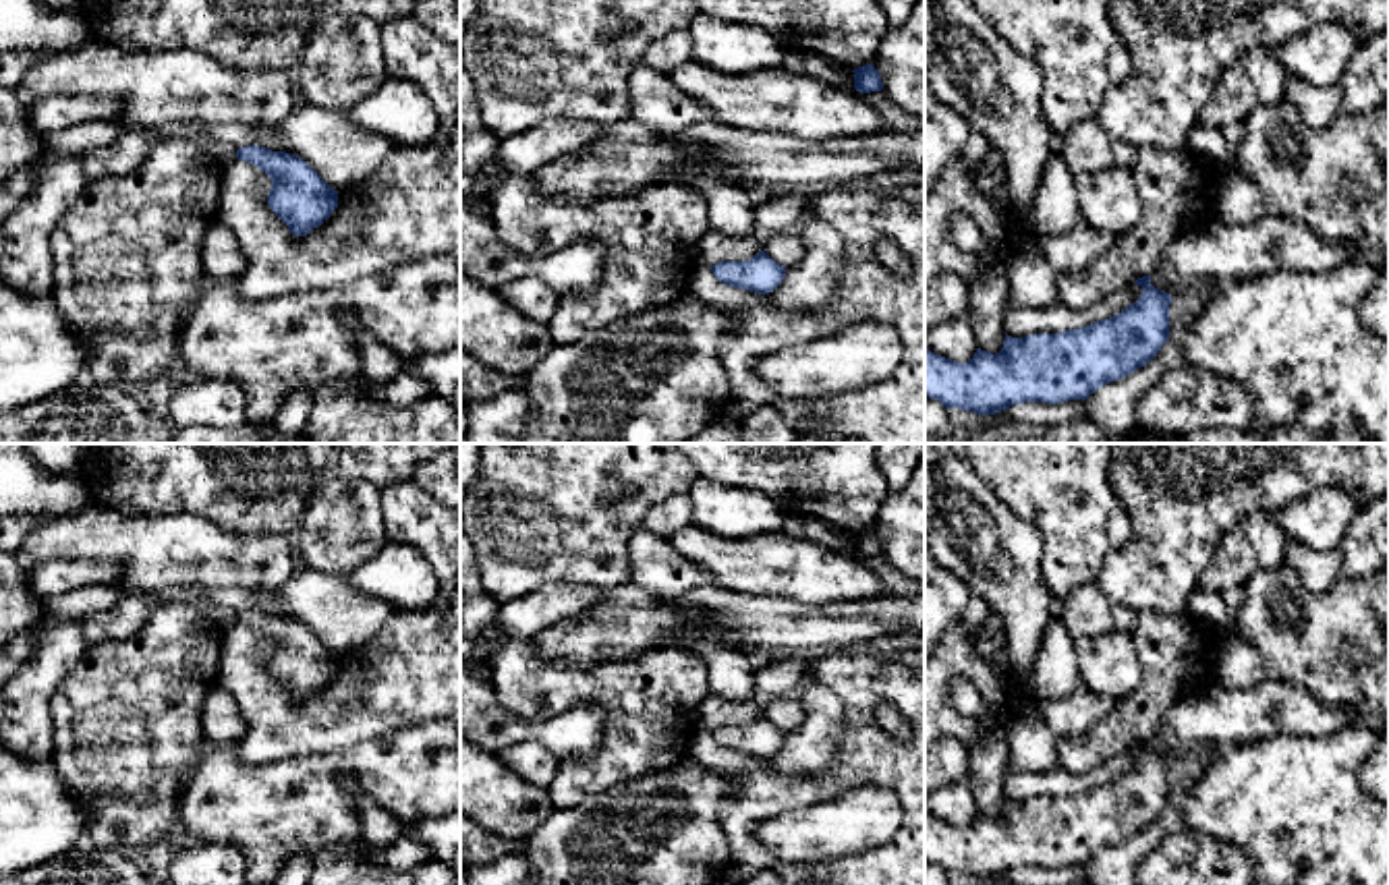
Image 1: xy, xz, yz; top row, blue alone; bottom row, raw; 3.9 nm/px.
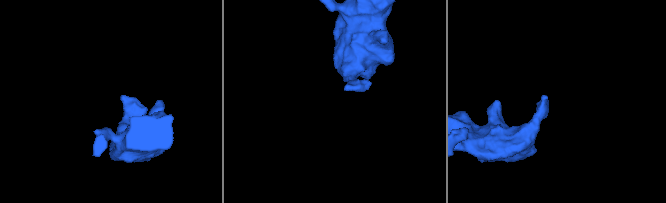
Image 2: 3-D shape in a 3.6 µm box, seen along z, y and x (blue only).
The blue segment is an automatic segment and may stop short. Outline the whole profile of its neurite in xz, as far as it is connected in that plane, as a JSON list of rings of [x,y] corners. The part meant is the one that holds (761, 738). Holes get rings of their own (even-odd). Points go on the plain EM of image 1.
[[[765,713],[748,725],[719,725],[711,730],[713,740],[726,750],[769,759],[784,740],[786,732],[775,727]]]

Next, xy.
[[[247,609],[236,613],[236,622],[257,630],[272,643],[267,672],[294,701],[307,701],[338,672],[338,655],[323,647],[299,620]]]

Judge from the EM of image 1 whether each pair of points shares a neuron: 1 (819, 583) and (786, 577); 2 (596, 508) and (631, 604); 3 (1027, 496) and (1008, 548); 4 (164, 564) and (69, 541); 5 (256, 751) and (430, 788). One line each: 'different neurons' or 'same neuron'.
1: same neuron
2: different neurons
3: different neurons
4: same neuron
5: different neurons

